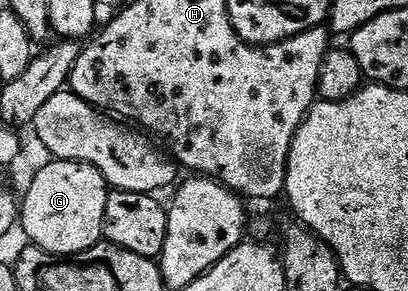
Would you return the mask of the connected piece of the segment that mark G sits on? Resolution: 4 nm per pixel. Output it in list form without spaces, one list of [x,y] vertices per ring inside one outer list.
[[[53,159],[32,180],[28,193],[22,196],[20,206],[19,227],[29,236],[31,243],[43,252],[65,258],[90,250],[105,239],[104,219],[106,218],[106,202],[110,191],[104,176],[92,164],[83,164],[80,160]]]

